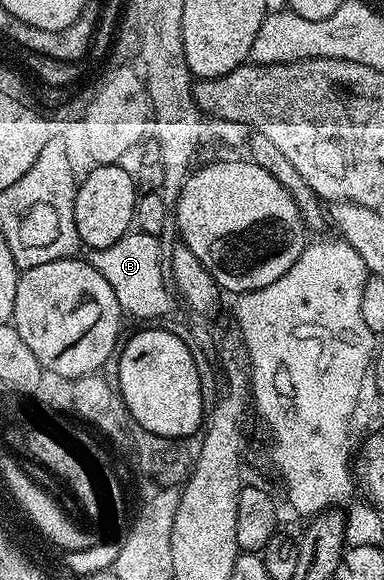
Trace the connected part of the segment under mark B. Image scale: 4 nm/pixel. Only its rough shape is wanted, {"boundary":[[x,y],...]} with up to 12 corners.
{"boundary":[[130,230],[90,263],[125,317],[160,322],[173,296],[157,237]]}

